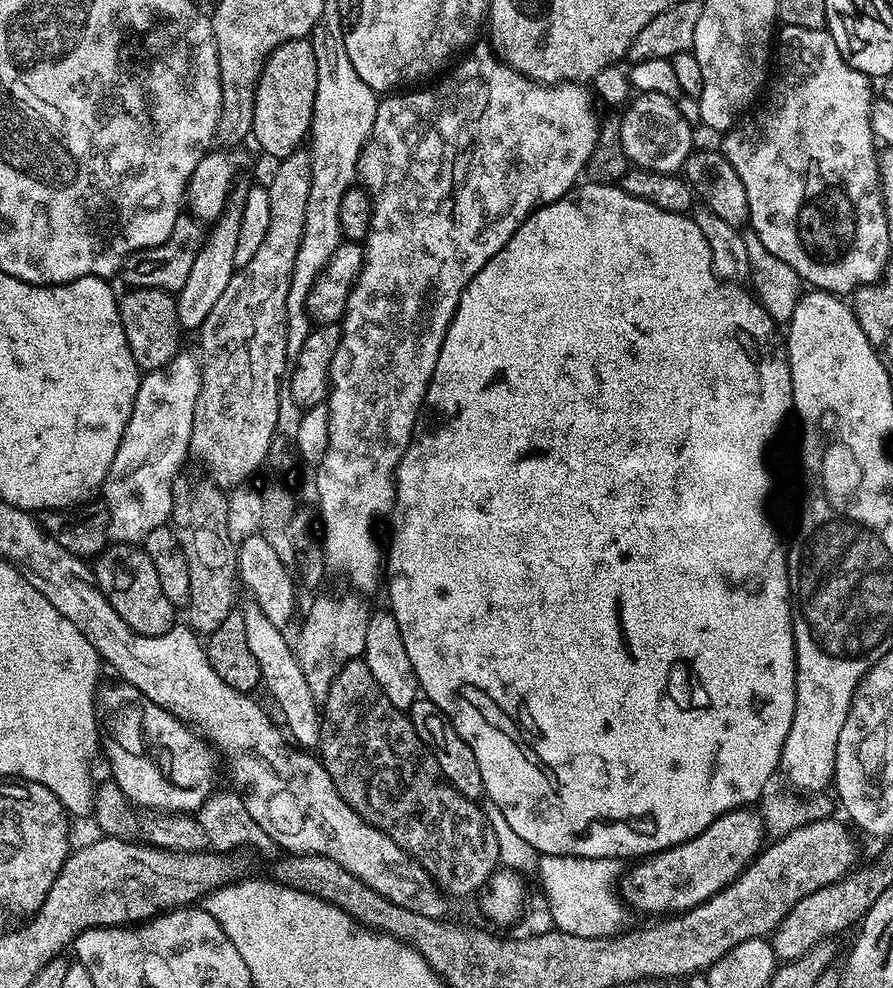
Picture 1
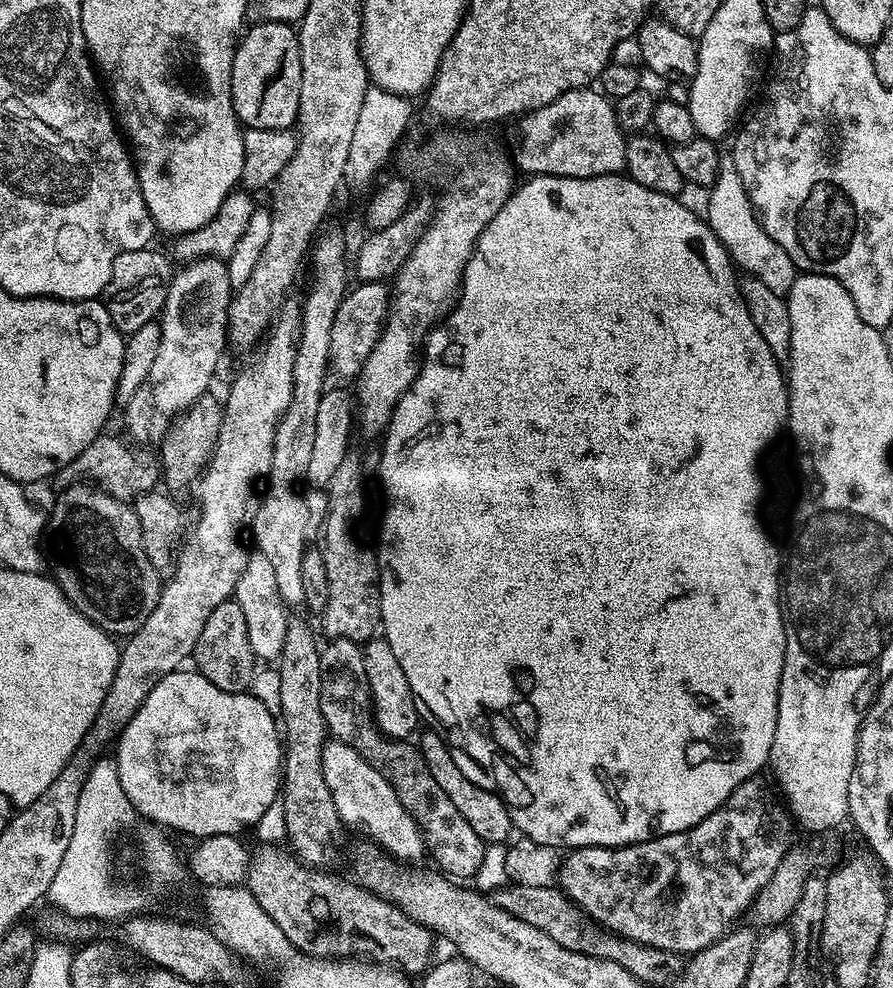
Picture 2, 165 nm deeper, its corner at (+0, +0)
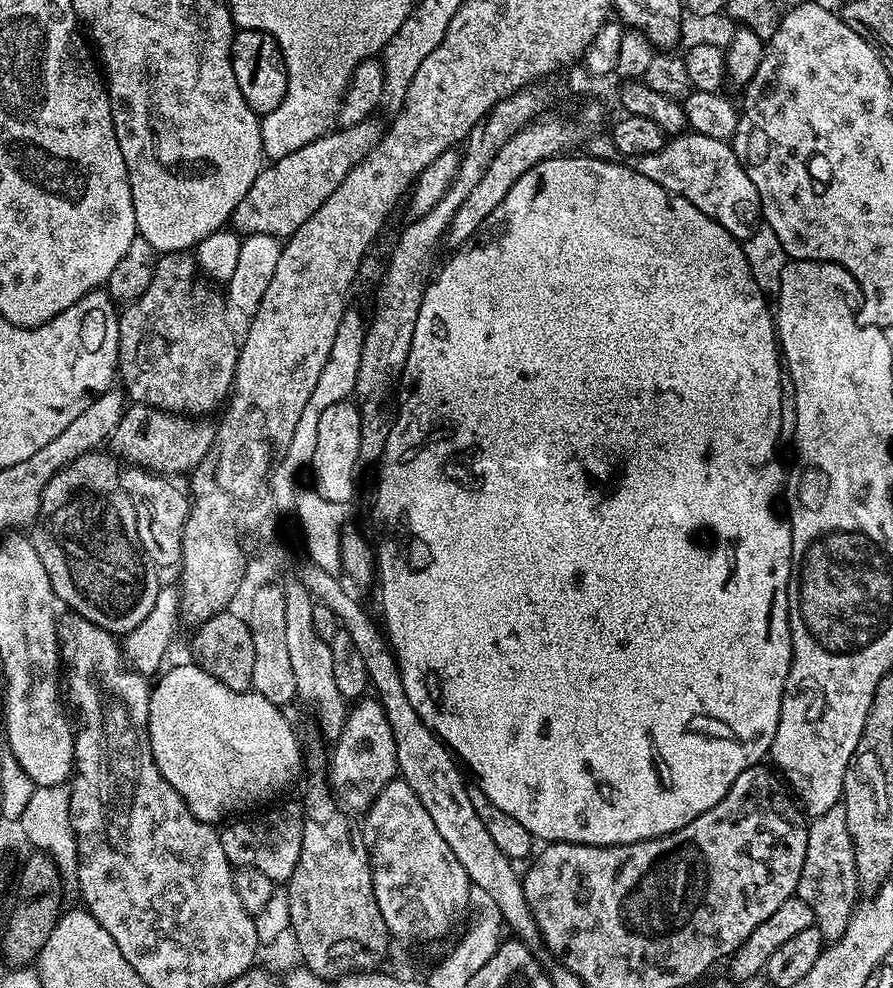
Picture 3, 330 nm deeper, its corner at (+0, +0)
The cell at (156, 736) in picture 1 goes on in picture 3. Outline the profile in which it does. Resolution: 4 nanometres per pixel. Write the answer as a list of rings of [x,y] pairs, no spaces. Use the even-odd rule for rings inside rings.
[[[195,662],[187,663],[170,669],[168,673],[165,671],[159,677],[161,680],[151,685],[148,710],[150,750],[162,778],[174,786],[174,790],[186,802],[190,814],[216,826],[241,810],[263,805],[268,802],[263,800],[290,787],[300,772],[300,764],[302,768],[302,752],[300,756],[296,732],[291,722],[280,713],[283,712],[281,705],[262,698],[262,694],[255,690],[230,690],[230,686],[222,686],[218,678],[206,674],[206,670],[199,668]]]

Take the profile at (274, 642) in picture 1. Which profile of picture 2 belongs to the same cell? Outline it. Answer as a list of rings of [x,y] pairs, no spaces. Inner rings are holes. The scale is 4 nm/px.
[[[329,739],[322,750],[322,776],[326,778],[326,786],[330,786],[330,798],[334,798],[341,825],[348,827],[349,824],[365,832],[373,840],[369,841],[393,861],[420,860],[426,856],[424,836],[416,819],[398,798],[394,786],[390,786],[388,779],[374,765],[366,762],[358,750],[338,739]]]

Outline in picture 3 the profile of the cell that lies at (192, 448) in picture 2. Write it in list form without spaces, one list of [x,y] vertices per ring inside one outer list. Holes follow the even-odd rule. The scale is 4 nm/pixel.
[[[165,252],[155,261],[153,277],[146,290],[119,313],[118,376],[121,381],[124,379],[123,391],[135,403],[196,418],[229,399],[236,383],[236,363],[240,353],[238,336],[228,325],[229,309],[225,297],[221,293],[219,296],[211,287],[215,288],[198,271],[195,255]]]

